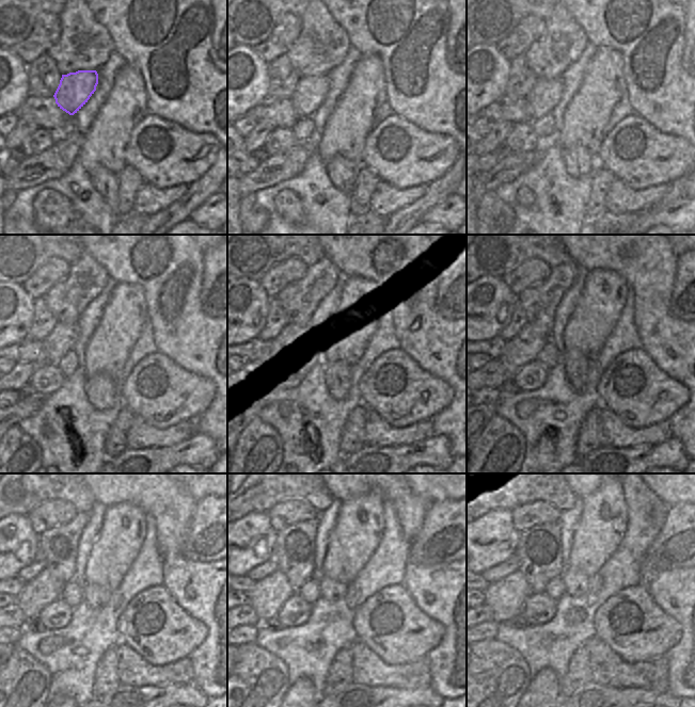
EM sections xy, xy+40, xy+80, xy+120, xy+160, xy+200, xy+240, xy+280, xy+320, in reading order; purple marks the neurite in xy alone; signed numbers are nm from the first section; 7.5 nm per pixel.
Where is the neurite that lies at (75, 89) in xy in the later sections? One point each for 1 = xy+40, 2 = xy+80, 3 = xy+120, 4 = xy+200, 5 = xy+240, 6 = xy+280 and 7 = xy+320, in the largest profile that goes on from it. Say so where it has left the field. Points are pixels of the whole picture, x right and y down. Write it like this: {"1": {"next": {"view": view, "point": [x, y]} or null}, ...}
{"1": {"next": {"view": "xy+40", "point": [311, 92]}}, "2": {"next": {"view": "xy+80", "point": [545, 96]}}, "3": {"next": {"view": "xy+120", "point": [63, 337]}}, "4": {"next": {"view": "xy+200", "point": [524, 348]}}, "5": {"next": {"view": "xy+240", "point": [36, 593]}}, "6": {"next": {"view": "xy+280", "point": [269, 594]}}, "7": {"next": {"view": "xy+320", "point": [505, 597]}}}

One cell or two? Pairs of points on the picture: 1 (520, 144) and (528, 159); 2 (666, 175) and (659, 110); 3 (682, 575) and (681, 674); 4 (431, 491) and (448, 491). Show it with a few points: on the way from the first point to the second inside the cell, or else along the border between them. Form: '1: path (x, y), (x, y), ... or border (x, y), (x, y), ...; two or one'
1: border (540, 139), (540, 142), (532, 150), (512, 154); two
2: border (641, 116), (661, 131), (683, 138); two
3: path (683, 599), (683, 649); one
4: path (436, 491), (444, 491); one

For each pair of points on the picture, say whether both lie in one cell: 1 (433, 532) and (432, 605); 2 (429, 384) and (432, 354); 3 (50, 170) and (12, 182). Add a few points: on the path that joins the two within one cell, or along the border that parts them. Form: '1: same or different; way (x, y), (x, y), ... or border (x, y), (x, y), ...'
1: different; border (455, 560), (438, 564), (409, 562)
2: different; border (410, 357), (422, 368), (445, 381), (451, 387)
3: same; way (41, 172), (31, 172), (21, 178)

